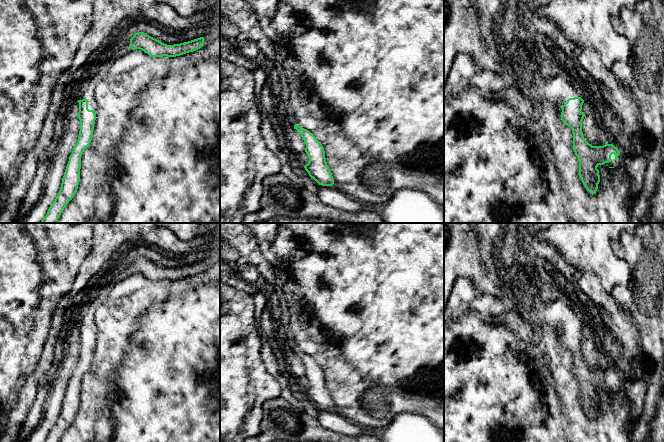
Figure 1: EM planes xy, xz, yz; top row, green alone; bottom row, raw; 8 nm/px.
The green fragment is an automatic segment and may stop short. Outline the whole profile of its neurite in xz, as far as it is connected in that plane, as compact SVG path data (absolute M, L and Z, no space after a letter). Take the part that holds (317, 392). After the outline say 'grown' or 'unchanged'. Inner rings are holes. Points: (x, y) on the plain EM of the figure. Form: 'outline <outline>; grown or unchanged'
outline M297 348L294 349L294 353L297 354L306 368L305 376L309 386L304 390L305 394L319 409L332 410L334 403L326 387L325 375L322 368L307 353Z; unchanged

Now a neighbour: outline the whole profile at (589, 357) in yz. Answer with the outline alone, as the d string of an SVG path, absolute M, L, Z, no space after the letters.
M589 331L582 345L582 356L585 364L592 370L603 370L610 364L603 349L602 335Z

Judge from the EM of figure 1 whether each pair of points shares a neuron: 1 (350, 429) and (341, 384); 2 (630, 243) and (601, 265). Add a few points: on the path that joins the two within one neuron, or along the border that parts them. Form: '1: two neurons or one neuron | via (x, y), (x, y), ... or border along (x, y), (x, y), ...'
1: two neurons | border along (331, 410), (367, 430)
2: two neurons | border along (620, 233), (612, 250), (630, 271)

